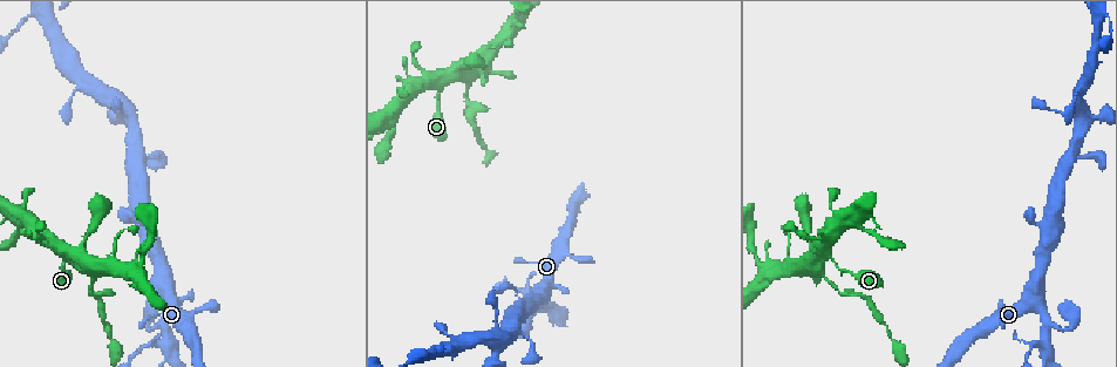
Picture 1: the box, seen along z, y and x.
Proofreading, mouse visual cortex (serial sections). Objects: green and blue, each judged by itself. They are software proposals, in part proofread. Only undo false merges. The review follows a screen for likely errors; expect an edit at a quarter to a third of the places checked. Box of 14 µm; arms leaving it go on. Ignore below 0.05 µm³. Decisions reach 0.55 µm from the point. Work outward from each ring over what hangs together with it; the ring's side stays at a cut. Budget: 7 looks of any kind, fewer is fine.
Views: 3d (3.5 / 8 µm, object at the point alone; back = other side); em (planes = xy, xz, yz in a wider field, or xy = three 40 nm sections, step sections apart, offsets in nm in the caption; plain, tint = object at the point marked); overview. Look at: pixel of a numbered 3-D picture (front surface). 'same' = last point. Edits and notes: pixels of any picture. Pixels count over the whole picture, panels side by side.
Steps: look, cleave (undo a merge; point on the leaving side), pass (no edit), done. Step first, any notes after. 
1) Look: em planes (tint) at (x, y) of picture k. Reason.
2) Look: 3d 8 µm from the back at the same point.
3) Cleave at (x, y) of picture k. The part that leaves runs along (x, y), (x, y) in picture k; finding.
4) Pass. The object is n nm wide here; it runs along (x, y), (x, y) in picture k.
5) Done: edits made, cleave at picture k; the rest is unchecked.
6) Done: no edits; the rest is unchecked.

Look: 3d 3.5 µm at (769, 272) of picture 1. Branch point.

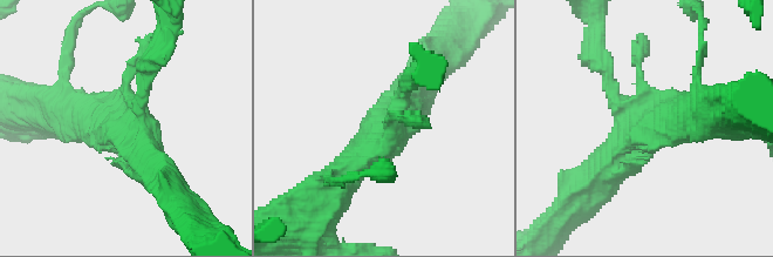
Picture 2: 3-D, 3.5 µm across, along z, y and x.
Look: em xy step 2 (tint) at (641, 123) of picture 2.

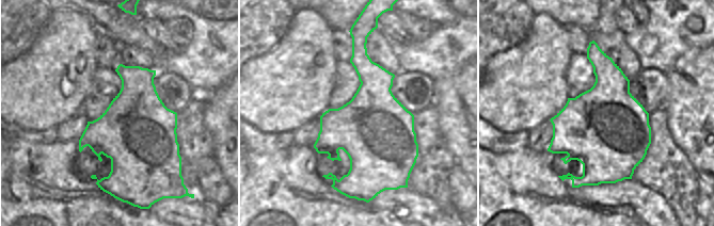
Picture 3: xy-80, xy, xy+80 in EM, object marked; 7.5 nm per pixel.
Pass. It runs along (342, 175), (396, 128), (425, 73) in picture 2; one cell here.

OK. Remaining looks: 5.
Look: em xy step 2 (tint) at (418, 65) of picture 1. Narrows sharply.

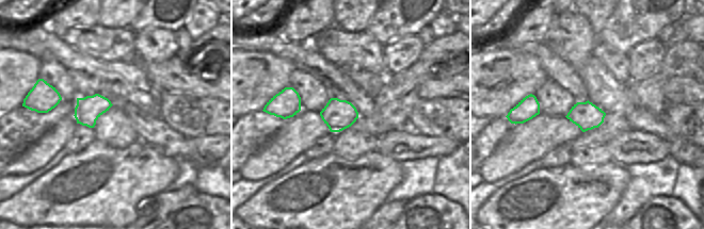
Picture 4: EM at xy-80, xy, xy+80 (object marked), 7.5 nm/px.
Look: 3d 3.5 µm at the same point.

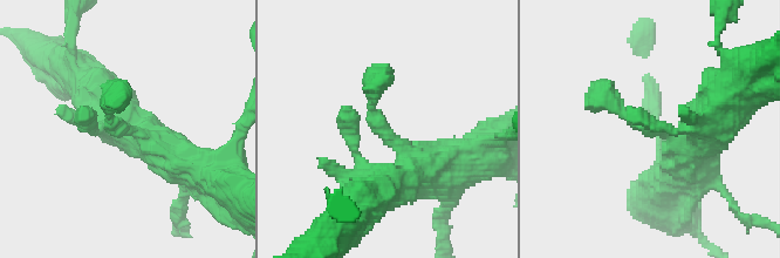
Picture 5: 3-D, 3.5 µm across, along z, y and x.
Pass. It runs along (699, 165), (691, 147), (597, 93) in picture 5; continuous, no second cell.

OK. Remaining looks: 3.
Look: 3d 3.5 µm at (836, 290) of picture 1. Narrows sharply.

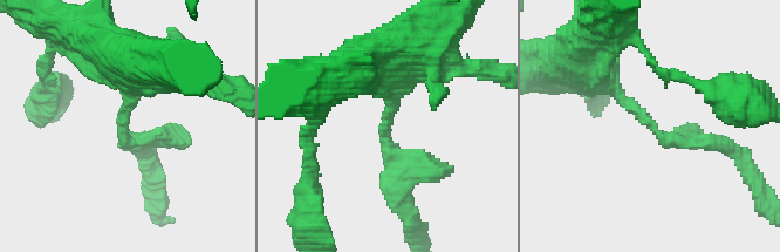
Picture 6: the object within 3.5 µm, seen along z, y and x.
Look: em planes (tint) at (124, 123) of picture 6.

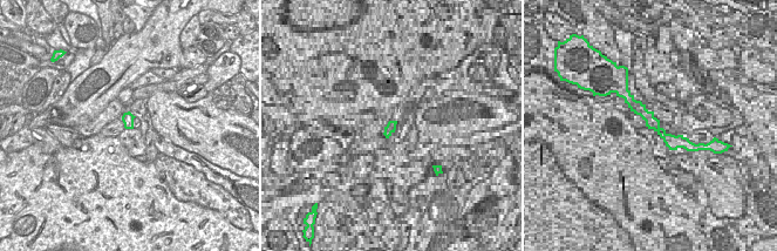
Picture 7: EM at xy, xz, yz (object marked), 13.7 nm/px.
Cleave at (387, 135) of picture 6. The part that leaves runs along (390, 106), (397, 199) in picture 6; two cells meet here.

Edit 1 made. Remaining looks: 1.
Done: edits made, cleave at picture 6; the rest is unchecked.

